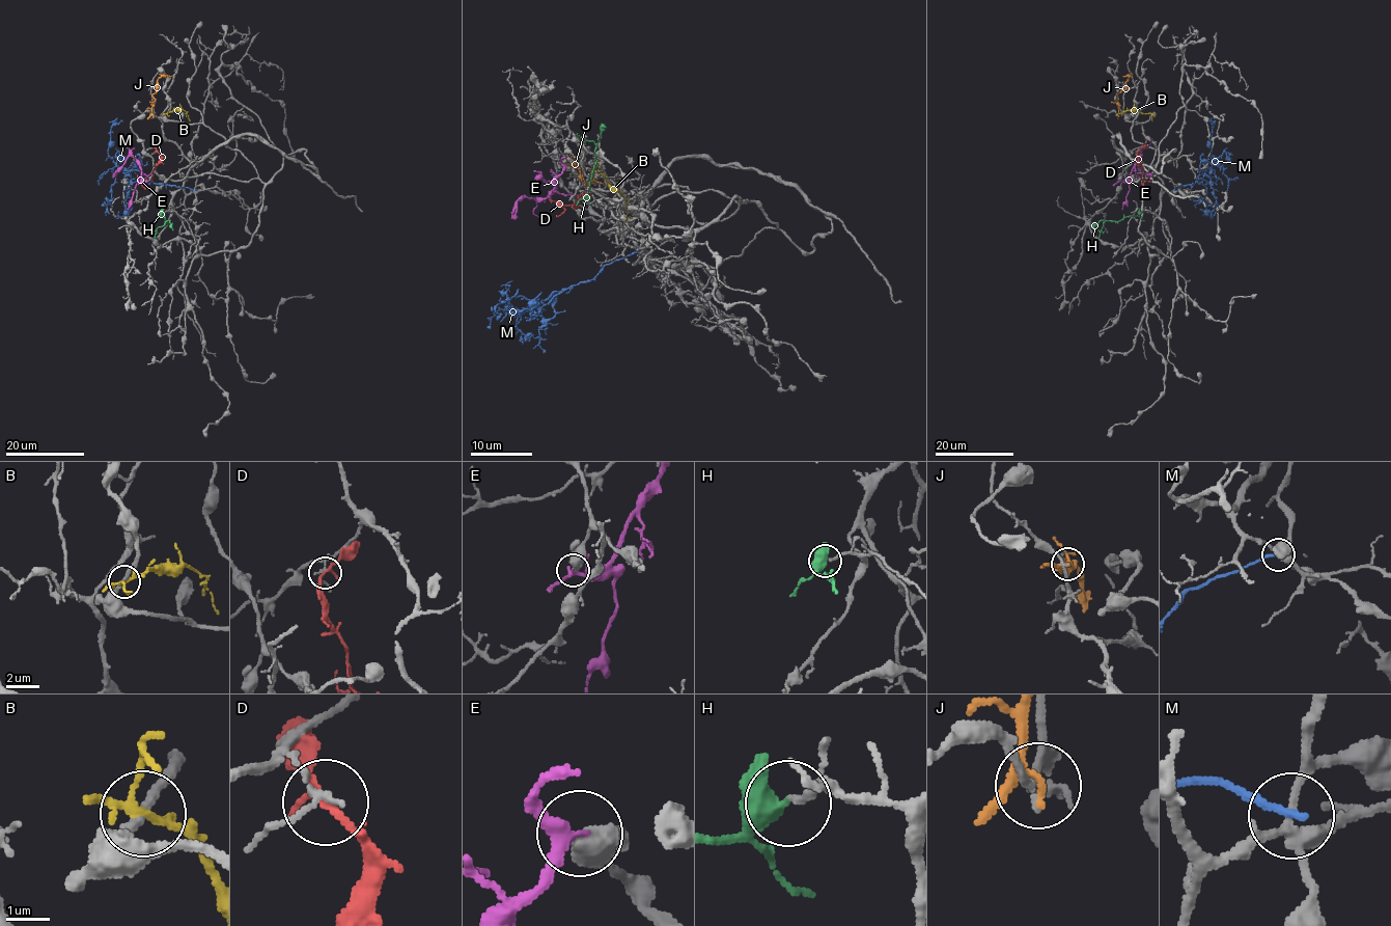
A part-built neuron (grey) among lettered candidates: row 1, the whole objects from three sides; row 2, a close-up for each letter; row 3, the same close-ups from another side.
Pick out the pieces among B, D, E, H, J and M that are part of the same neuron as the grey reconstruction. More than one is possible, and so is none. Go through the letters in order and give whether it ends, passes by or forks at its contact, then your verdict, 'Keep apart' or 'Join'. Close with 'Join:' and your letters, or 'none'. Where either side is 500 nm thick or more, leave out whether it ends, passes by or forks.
B: It forks there. Keep apart
D: It passes by. Keep apart
E: Keep apart
H: It forks there. Join
J: It passes by. Keep apart
M: It ends there. Keep apart
Join: H

